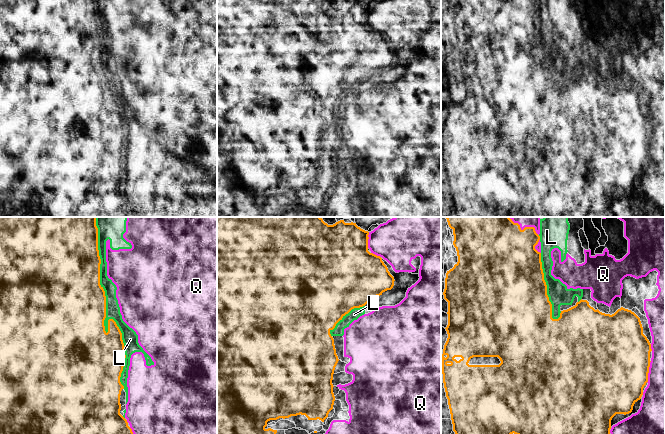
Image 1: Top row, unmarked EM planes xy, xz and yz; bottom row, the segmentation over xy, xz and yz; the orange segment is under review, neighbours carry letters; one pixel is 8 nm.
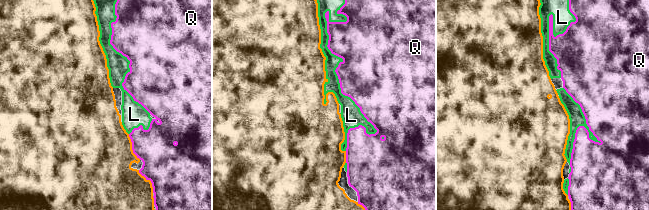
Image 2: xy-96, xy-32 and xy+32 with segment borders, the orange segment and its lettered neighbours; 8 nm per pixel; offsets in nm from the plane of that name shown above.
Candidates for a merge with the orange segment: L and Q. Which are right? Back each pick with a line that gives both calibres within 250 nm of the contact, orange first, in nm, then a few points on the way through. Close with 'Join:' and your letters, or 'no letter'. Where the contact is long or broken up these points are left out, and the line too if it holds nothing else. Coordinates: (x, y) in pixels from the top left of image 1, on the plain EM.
Join: no letter

